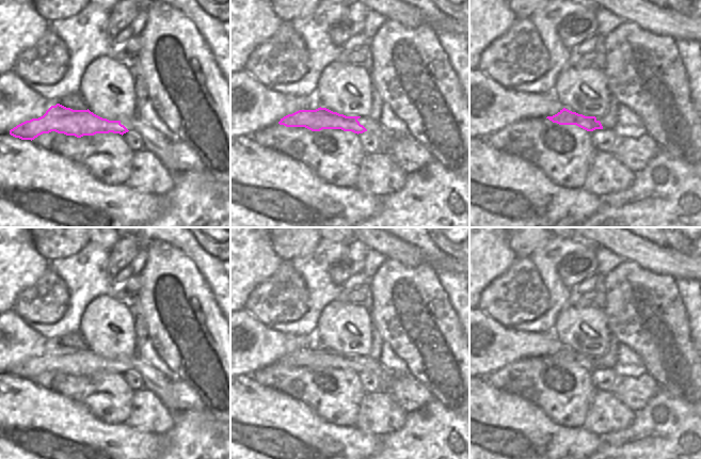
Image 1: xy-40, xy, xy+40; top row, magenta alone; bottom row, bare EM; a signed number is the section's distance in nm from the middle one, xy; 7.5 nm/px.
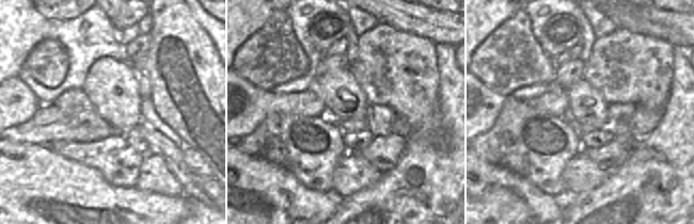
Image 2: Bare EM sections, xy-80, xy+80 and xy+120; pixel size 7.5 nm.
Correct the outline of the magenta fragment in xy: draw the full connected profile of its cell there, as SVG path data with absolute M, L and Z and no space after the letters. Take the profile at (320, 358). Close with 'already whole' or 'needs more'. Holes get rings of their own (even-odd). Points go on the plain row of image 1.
M326 347L316 349L299 349L281 358L280 364L286 366L305 366L312 370L322 368L341 368L354 373L363 373L367 368L357 360L361 355L346 355Z | already whole

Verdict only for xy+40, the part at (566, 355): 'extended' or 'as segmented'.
as segmented

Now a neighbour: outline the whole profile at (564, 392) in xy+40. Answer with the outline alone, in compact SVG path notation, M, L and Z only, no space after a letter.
M523 358L485 377L493 386L516 394L536 405L549 420L568 428L584 425L586 414L598 391L592 384L592 370L576 364L559 364L548 358Z

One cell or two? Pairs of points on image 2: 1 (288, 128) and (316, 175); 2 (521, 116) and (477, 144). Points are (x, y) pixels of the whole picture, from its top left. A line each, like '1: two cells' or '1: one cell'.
1: one cell
2: one cell

